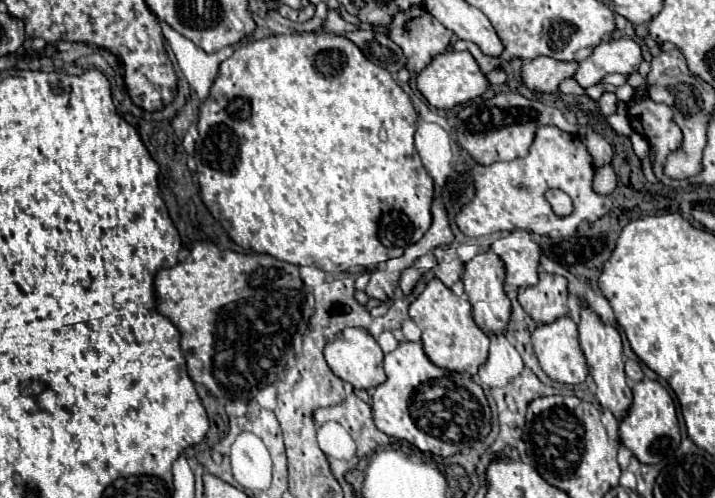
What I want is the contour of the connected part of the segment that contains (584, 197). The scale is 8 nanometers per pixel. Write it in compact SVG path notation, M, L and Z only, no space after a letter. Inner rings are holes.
M540 127L530 145L530 153L524 159L510 163L494 163L490 167L474 165L476 195L458 215L456 223L468 237L482 237L498 231L524 229L548 237L570 237L582 223L594 223L612 209L608 197L592 191L594 165L590 153L578 135L570 135L558 127ZM546 189L560 189L572 197L572 215L558 217L550 203L544 199Z

